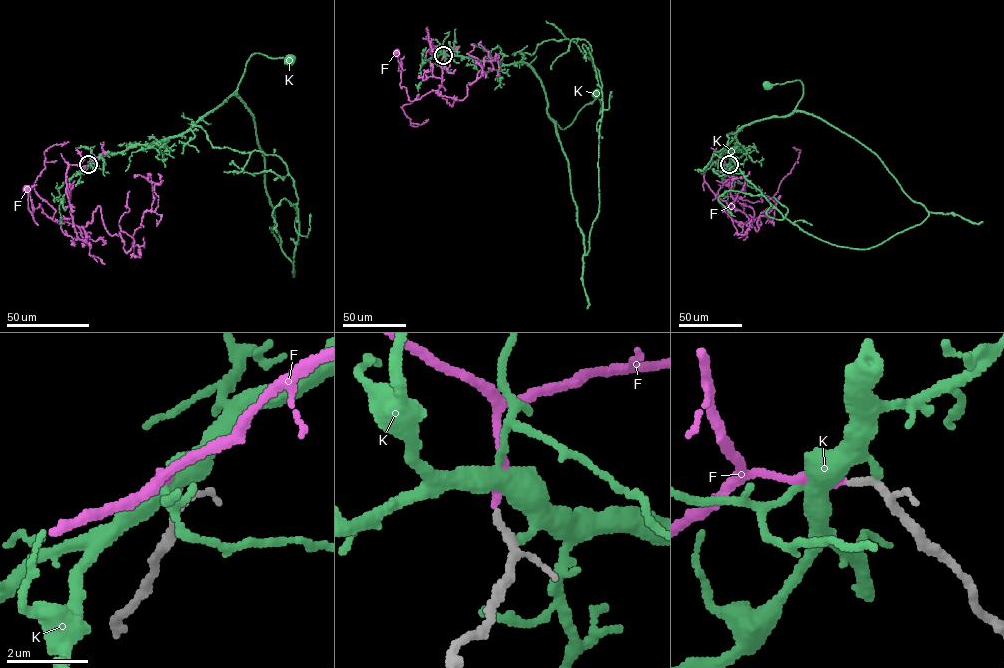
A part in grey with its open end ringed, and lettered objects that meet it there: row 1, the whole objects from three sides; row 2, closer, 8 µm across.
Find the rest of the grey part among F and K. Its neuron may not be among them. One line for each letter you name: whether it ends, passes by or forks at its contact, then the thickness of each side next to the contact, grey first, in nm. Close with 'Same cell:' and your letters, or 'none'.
F: It ends there. Thickness 200 nm (grey) against 200 nm
Same cell: F

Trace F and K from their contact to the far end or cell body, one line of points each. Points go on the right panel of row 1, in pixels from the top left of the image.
F: (729, 164), (710, 163), (704, 175), (731, 218), (750, 223), (775, 204), (765, 195), (736, 200), (727, 183)
K: (730, 164), (738, 144), (736, 133), (743, 126), (790, 114), (803, 93), (799, 80), (768, 85)

